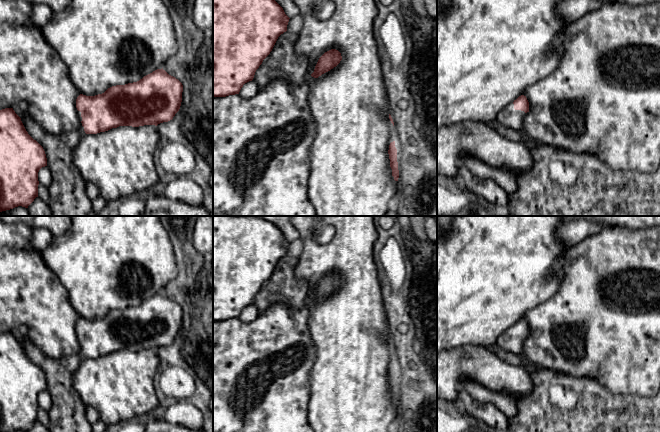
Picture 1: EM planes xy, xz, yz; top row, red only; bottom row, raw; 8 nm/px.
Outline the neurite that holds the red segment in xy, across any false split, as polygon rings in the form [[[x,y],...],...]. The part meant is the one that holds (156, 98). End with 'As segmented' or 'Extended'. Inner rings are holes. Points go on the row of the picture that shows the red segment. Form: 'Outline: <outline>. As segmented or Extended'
Outline: [[[163,68],[144,76],[137,82],[116,85],[95,96],[80,94],[76,99],[79,114],[79,131],[97,134],[119,126],[139,127],[168,122],[179,111],[182,102],[183,85]]]. Extended

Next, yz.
Outline: [[[521,95],[498,113],[497,120],[506,127],[524,131],[523,120],[527,112],[529,112],[529,102],[526,96]]]. Extended

